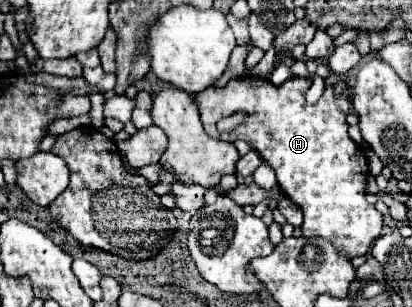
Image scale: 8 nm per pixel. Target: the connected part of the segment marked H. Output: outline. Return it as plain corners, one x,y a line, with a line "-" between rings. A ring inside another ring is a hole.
235,77
225,87
211,87
203,93
195,95
195,101
201,111
201,123
205,127
205,133
217,139
225,139
229,143
243,139
247,141
267,165
273,167
277,175
277,183
281,193
291,199
295,205
303,211
303,237
321,237
325,241
331,241
335,249
339,249
341,257
357,257
367,255
375,239
381,235
383,229
383,215
365,201
365,185
369,177
369,163
359,145
349,137
345,115
349,111
349,91
345,91
339,99
333,95
333,87
327,87
323,97
315,105
305,103
305,93
311,87
309,79
293,77
285,81
281,87
271,85
263,77
-
237,111
249,113
249,119
235,127
231,133
219,133
215,123
227,115
233,115

